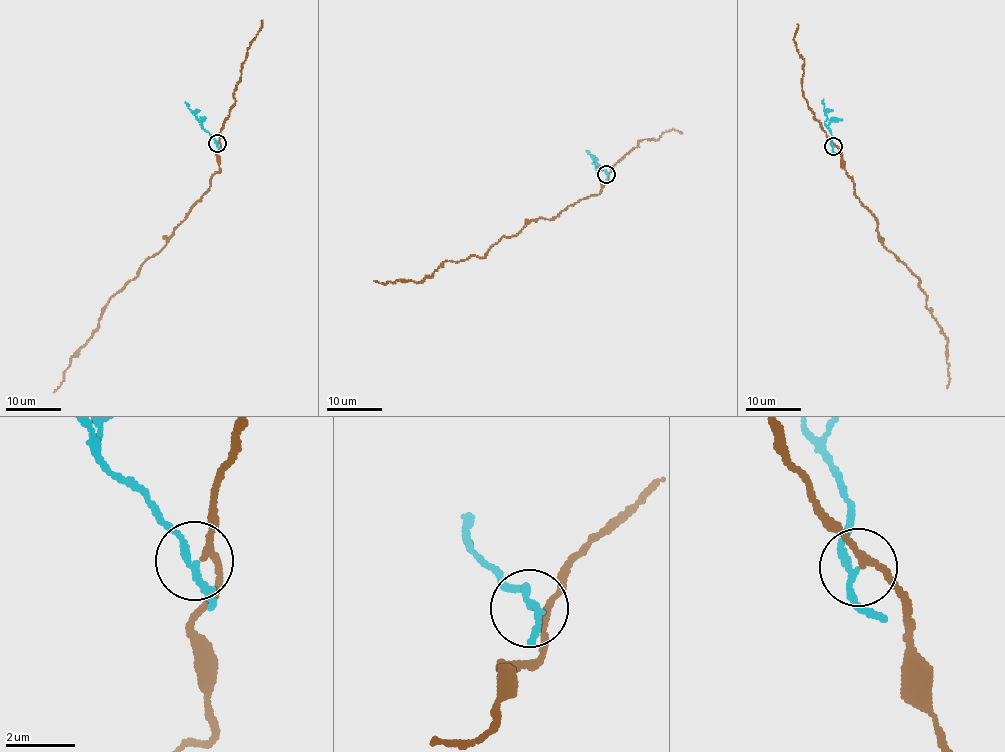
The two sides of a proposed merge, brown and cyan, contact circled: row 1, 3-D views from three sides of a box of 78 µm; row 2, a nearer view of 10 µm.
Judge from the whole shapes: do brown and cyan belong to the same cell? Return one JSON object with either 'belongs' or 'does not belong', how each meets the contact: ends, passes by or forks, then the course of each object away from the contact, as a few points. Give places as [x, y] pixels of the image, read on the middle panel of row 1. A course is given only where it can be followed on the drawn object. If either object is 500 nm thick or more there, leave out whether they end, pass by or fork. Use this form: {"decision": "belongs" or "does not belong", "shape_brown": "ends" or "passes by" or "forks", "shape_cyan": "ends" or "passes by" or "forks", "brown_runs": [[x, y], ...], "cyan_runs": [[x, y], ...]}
{"decision": "does not belong", "shape_brown": "passes by", "shape_cyan": "passes by", "brown_runs": [[607, 174], [600, 193], [554, 218], [533, 219], [484, 257], [445, 261], [419, 282], [374, 281]], "cyan_runs": [[606, 174], [596, 158], [586, 151]]}

